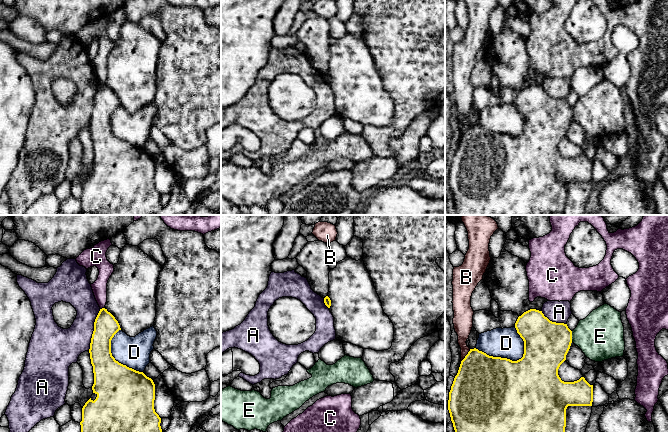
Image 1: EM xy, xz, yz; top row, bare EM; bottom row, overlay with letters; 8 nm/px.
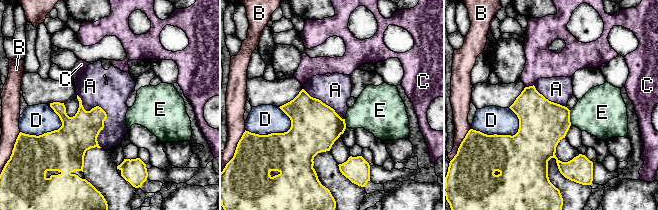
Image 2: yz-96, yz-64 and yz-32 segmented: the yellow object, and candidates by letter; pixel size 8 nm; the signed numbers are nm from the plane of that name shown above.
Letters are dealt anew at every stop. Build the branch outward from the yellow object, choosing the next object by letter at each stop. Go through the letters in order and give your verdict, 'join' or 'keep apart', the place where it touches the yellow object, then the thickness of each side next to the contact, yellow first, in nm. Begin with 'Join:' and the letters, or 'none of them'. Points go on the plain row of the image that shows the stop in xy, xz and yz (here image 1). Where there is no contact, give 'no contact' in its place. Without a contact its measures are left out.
Join: none of them
A: keep apart; contact xy (94, 105); calibres 190 and 260 nm
B: keep apart; contact yz (466, 131); calibres 420 and 150 nm
C: keep apart; contact xy (102, 84); calibres 190 and 120 nm
D: keep apart; contact yz (506, 134); calibres 500 and 240 nm
E: keep apart; contact yz (571, 112); calibres 360 and 380 nm

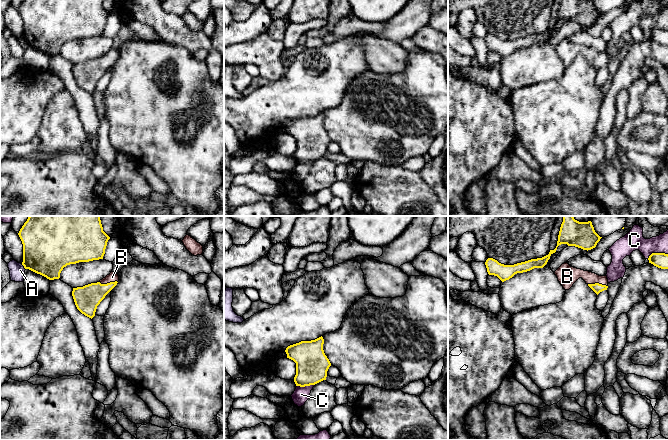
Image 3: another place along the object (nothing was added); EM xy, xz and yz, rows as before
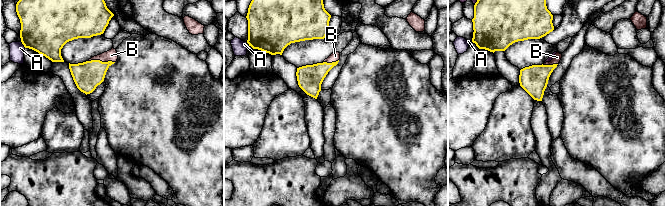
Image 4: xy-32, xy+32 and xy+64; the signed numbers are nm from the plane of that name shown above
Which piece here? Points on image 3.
Join: B
A: keep apart; contact xy (24, 43); calibres 400 and 120 nm
B: join; contact yz (598, 59); calibres 80 and 150 nm
C: keep apart; contact xz (305, 161); calibres 260 and 130 nm

